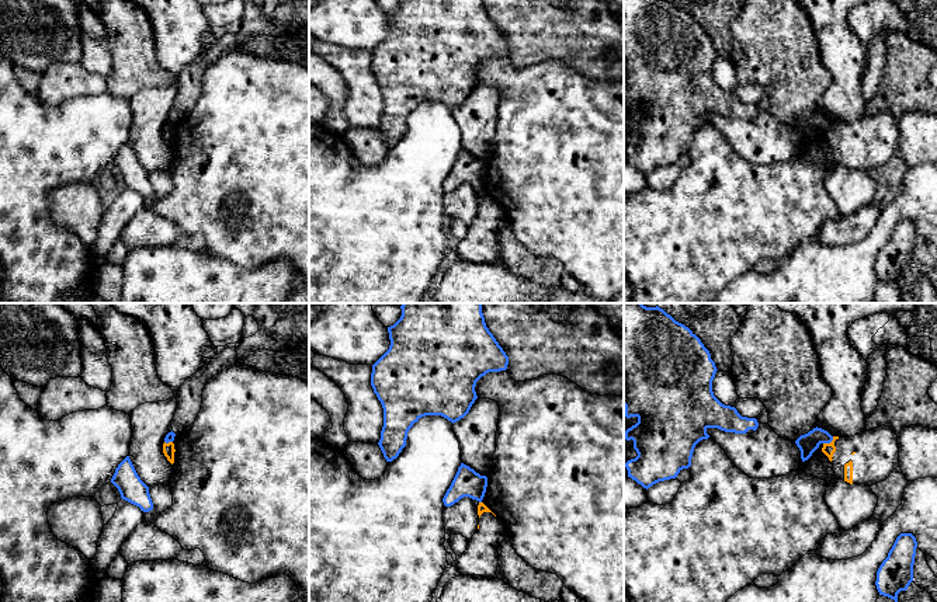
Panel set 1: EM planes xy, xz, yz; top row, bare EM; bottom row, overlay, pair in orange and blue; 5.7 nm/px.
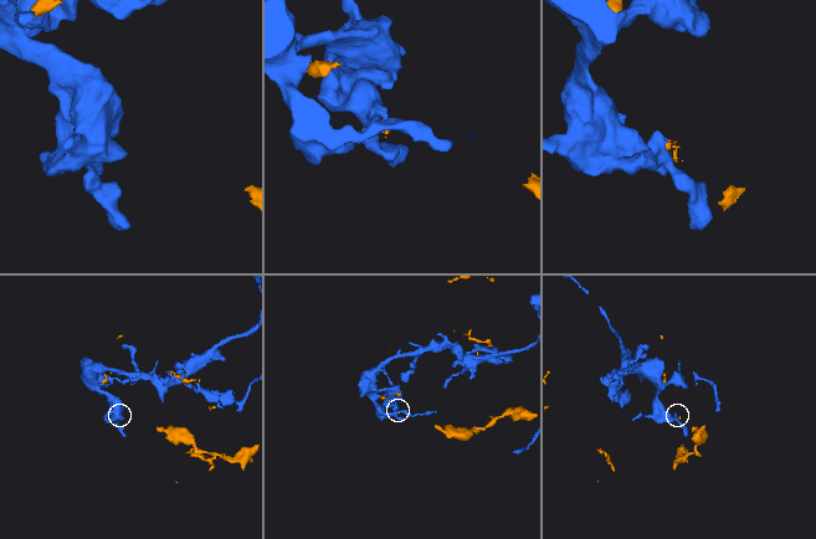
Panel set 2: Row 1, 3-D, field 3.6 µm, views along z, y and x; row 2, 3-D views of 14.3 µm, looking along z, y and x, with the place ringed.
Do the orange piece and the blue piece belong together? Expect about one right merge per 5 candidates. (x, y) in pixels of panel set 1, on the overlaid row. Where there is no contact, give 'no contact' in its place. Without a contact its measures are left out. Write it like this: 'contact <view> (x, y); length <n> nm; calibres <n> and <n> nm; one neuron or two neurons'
contact yz (830, 442); length 80 nm; calibres 70 and 110 nm; two neurons

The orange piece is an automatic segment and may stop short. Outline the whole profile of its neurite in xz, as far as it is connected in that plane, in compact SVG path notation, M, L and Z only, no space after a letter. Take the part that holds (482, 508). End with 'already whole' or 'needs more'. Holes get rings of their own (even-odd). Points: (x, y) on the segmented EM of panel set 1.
M483 502L478 505L478 515L478 530L468 539L468 547L457 556L455 564L462 575L494 577L499 567L497 547L509 532Z; needs more

